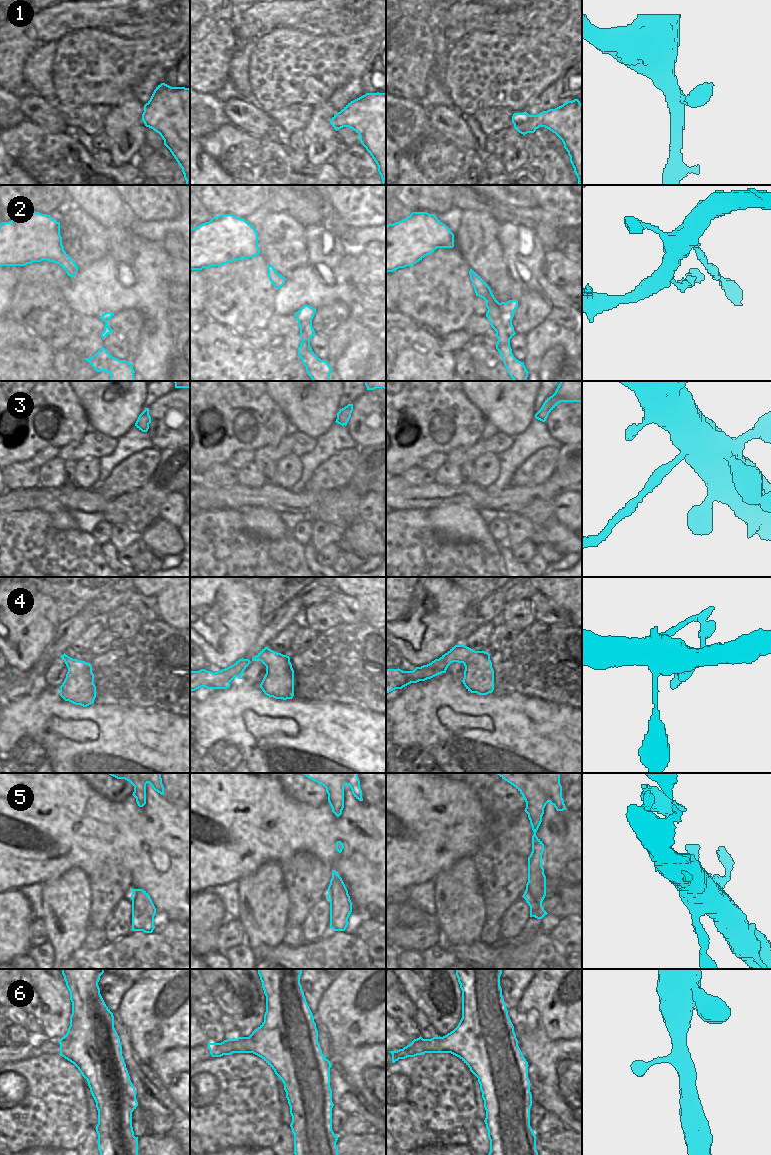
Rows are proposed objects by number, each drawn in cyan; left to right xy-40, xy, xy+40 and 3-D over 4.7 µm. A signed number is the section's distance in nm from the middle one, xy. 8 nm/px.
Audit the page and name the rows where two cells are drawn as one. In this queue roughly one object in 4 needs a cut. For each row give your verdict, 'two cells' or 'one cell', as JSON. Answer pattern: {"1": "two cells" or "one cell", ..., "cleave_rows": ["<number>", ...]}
{"1": "one cell", "2": "one cell", "3": "two cells", "4": "one cell", "5": "one cell", "6": "one cell", "cleave_rows": ["3"]}

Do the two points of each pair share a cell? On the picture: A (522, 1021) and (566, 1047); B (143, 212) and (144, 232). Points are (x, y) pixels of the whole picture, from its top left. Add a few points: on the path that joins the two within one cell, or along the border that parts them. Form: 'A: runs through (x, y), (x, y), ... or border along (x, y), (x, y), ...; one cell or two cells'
A: runs through (533, 1032), (548, 1047), (555, 1047); one cell
B: border along (136, 217), (149, 221), (167, 220); two cells

